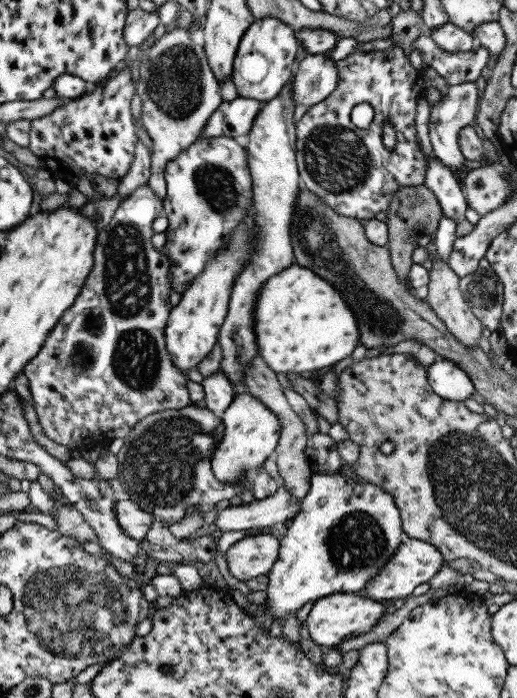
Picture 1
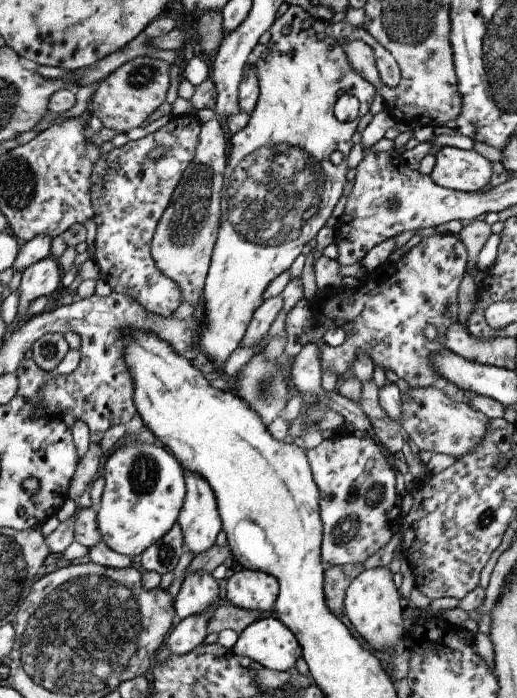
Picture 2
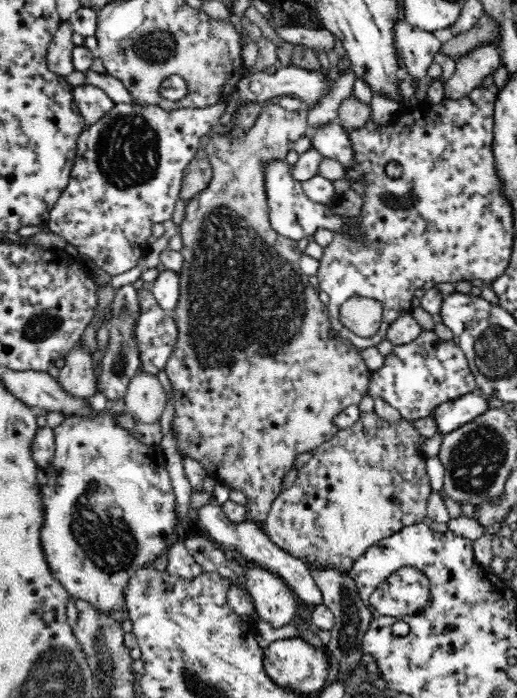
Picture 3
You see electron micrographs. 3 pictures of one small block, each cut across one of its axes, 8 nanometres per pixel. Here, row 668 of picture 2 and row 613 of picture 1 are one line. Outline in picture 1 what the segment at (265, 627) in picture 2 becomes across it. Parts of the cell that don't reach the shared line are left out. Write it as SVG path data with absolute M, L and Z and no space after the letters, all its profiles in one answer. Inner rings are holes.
M351 464L342 465L336 472L333 472L332 474L313 473L311 476L310 490L306 493L306 496L303 499L301 499L301 510L294 518L294 521L292 522L292 524L290 524L290 528L283 531L283 538L280 539L280 549L278 550L278 559L276 559L277 561L274 563L274 566L271 567L270 573L268 575L268 589L266 589L266 594L268 594L268 604L270 604L270 610L272 610L273 612L273 614L271 614L270 617L273 619L273 622L274 622L274 630L277 630L279 628L278 622L274 621L274 614L276 614L276 616L280 618L284 618L284 616L290 613L294 615L296 611L298 611L300 608L302 608L302 606L304 606L304 604L308 604L308 602L316 602L316 600L322 598L323 596L328 596L335 593L352 593L352 594L364 596L364 588L366 588L366 584L370 582L370 578L374 578L374 576L376 576L376 574L378 574L378 572L382 570L381 568L386 564L386 562L388 562L388 560L390 560L390 558L392 558L392 556L396 554L396 550L400 548L402 544L400 540L400 536L402 536L402 531L403 531L402 516L400 514L400 510L396 507L396 503L395 503L395 500L393 499L393 496L390 496L390 493L387 493L383 488L380 488L378 485L369 483L367 480L364 480L362 477L359 477L355 473L355 470L351 467ZM355 483L362 486L362 493L360 494L360 497L355 497L353 495L353 485Z

